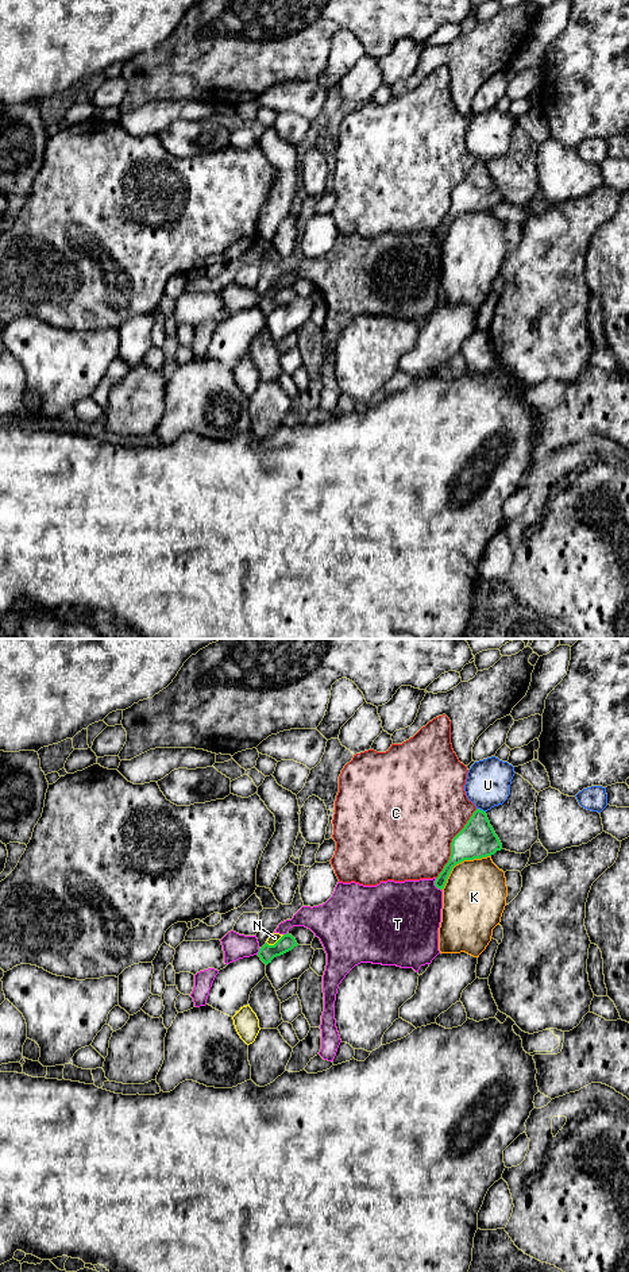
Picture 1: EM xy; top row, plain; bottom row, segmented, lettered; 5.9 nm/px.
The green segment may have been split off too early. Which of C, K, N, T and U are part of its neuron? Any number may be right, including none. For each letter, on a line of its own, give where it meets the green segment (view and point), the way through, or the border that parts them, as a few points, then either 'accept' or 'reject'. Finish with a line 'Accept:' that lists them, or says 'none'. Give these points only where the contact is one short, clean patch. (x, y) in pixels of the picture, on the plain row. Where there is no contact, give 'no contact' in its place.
C: meets green in xy at (451, 196); reject
K: meets green in xy at (460, 214); reject
N: meets green in xy at (276, 295); reject
T: meets green in xy at (435, 236); reject
U: meets green in xy at (479, 161); border along xy (477, 160), (485, 164); reject
Accept: none

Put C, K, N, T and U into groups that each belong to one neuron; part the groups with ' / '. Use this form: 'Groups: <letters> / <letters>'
Groups: C / K / N / T / U

